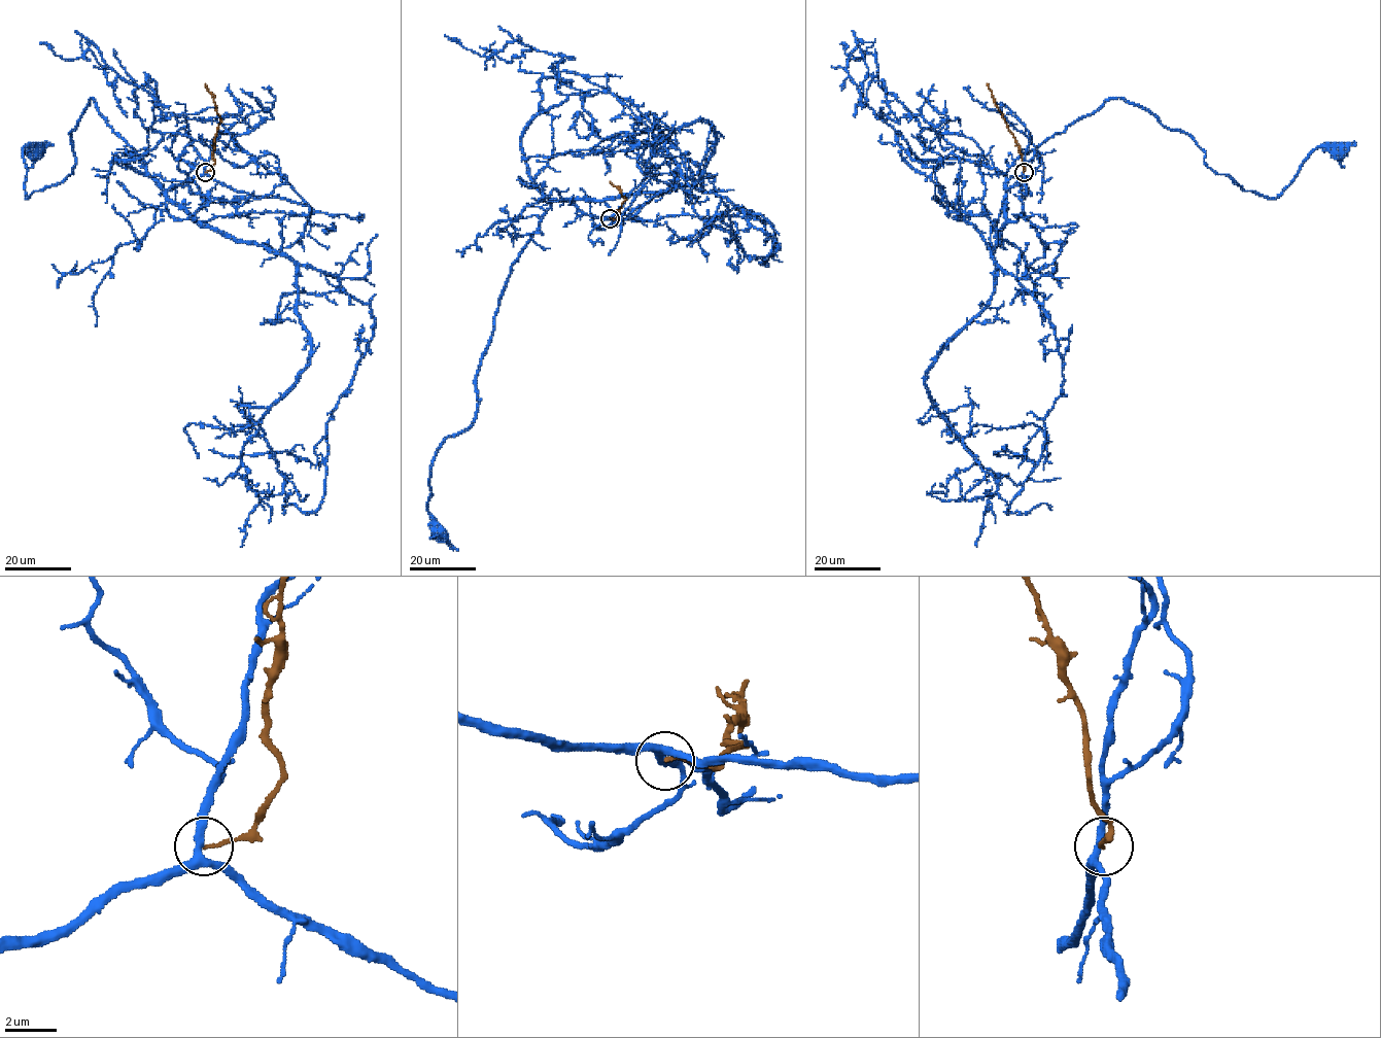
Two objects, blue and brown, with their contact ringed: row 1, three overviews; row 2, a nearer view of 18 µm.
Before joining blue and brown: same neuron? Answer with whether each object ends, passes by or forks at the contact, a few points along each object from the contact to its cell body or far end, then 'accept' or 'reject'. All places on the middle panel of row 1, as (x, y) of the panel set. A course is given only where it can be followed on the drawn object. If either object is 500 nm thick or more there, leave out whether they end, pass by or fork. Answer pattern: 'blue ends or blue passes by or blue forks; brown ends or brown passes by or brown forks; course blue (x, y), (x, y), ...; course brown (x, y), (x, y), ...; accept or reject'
blue forks; brown ends; course blue (610, 218), (553, 200), (512, 265), (480, 361), (475, 420), (445, 439), (433, 463), (427, 510), (440, 533); course brown (610, 218), (619, 216), (625, 200), (610, 181); reject

